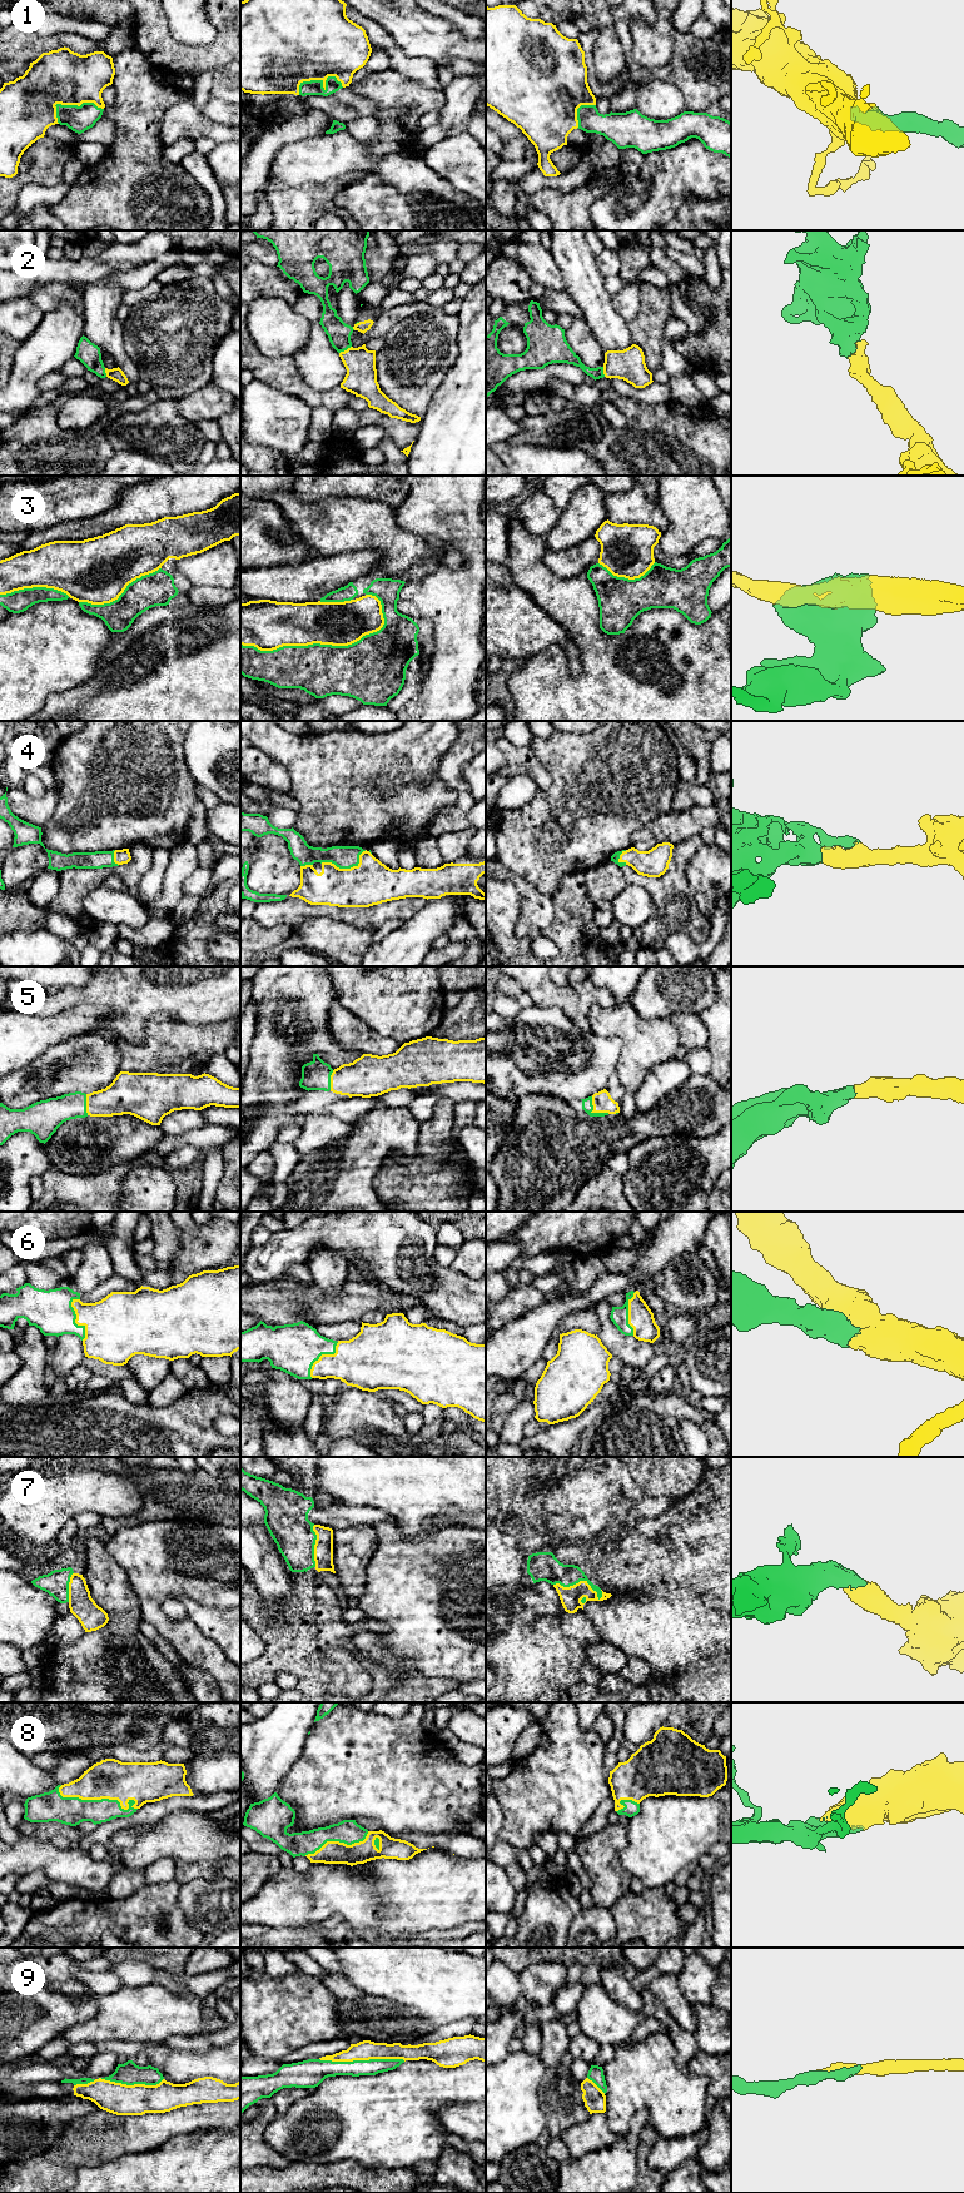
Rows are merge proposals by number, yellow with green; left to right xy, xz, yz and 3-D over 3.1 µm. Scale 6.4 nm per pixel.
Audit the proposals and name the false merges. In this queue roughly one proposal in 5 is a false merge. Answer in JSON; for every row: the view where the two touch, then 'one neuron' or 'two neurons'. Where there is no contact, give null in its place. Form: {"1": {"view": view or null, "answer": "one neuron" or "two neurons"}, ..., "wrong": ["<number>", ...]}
{"1": {"view": "xz", "answer": "one neuron"}, "2": {"view": "xz", "answer": "one neuron"}, "3": {"view": "xz", "answer": "two neurons"}, "4": {"view": "xz", "answer": "one neuron"}, "5": {"view": "yz", "answer": "one neuron"}, "6": {"view": "xy", "answer": "one neuron"}, "7": {"view": "yz", "answer": "one neuron"}, "8": {"view": "xy", "answer": "one neuron"}, "9": {"view": "xz", "answer": "one neuron"}, "wrong": ["3"]}

